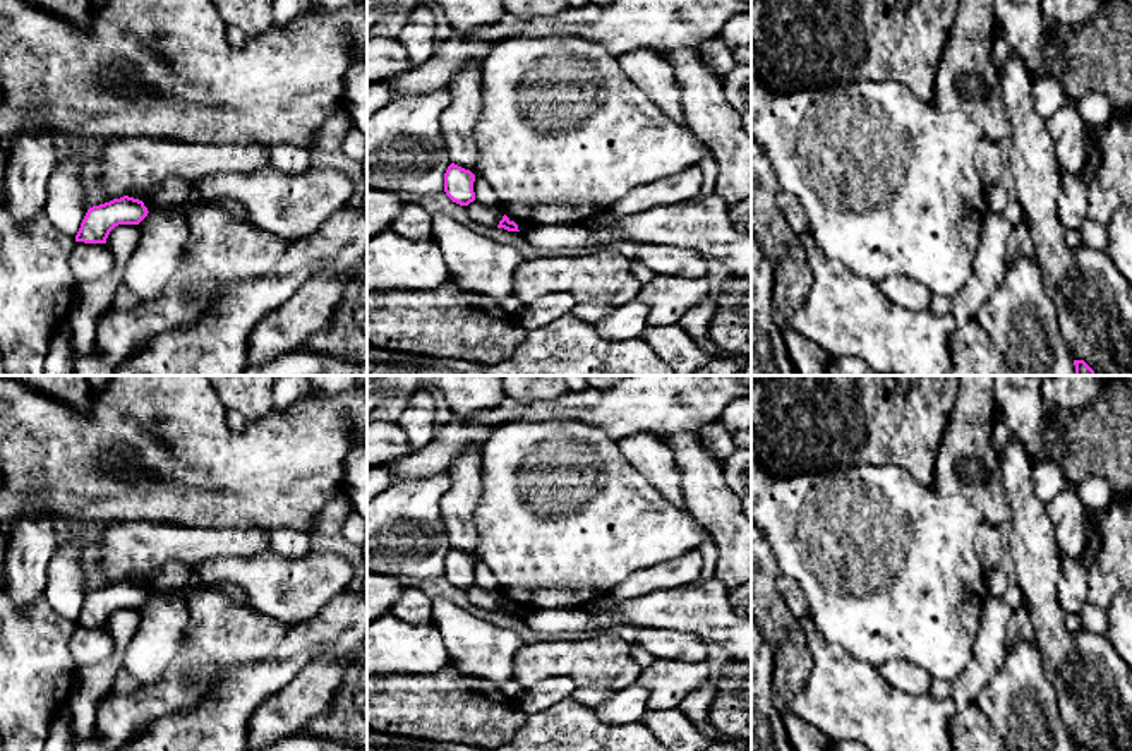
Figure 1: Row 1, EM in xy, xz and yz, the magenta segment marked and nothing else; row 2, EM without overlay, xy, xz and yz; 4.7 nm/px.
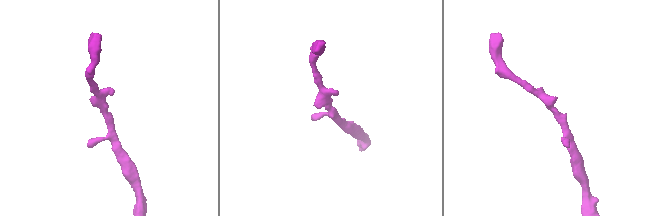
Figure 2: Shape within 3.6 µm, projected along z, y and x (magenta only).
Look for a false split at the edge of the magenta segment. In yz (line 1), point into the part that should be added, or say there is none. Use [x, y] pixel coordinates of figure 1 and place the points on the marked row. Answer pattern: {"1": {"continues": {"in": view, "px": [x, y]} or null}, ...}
{"1": {"continues": null}}

